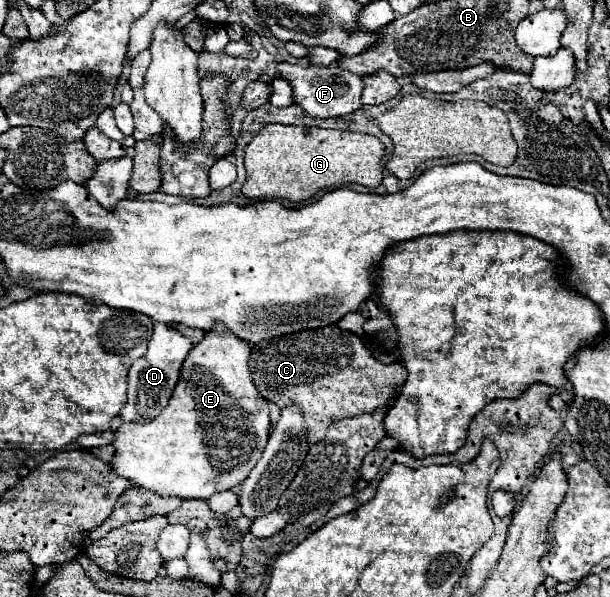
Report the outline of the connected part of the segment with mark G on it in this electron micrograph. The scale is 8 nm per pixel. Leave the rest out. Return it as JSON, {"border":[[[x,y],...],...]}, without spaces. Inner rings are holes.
{"border":[[[266,125],[246,145],[246,181],[242,193],[248,199],[286,199],[308,201],[320,191],[340,187],[346,183],[358,183],[368,189],[376,189],[382,183],[380,159],[384,145],[366,133],[322,129],[322,127],[298,127],[298,125]]]}

